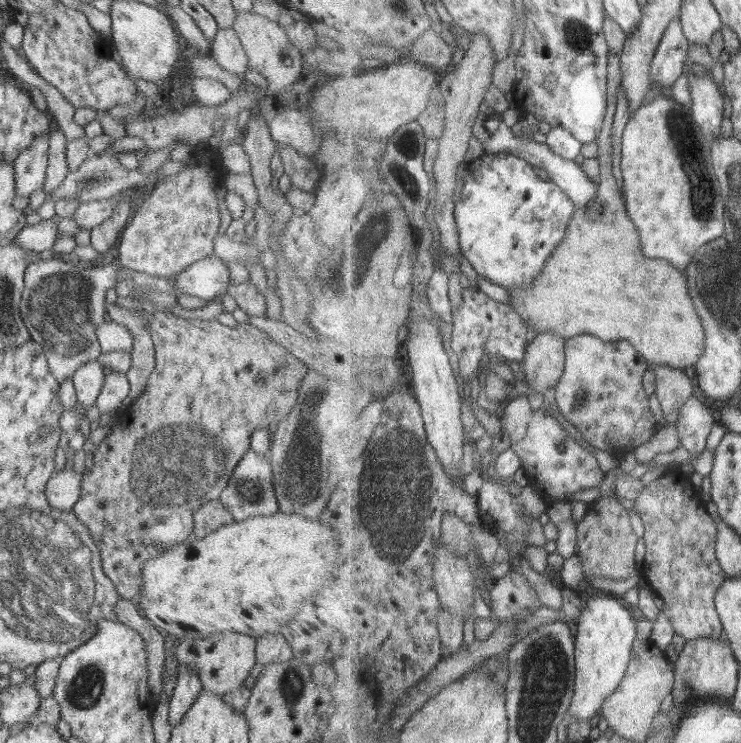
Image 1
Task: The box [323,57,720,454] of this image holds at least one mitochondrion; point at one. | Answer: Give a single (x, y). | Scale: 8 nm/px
(680, 128)

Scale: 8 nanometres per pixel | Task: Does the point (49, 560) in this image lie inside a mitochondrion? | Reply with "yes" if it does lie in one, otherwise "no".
yes

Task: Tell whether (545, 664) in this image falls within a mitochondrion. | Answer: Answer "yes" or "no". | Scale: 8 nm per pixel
yes

